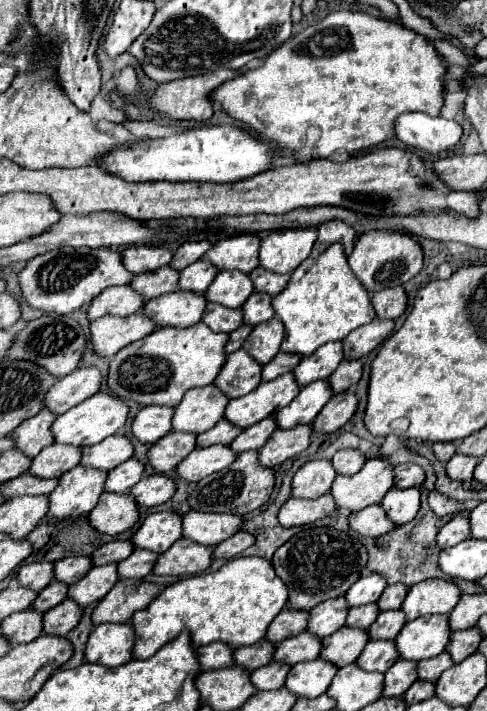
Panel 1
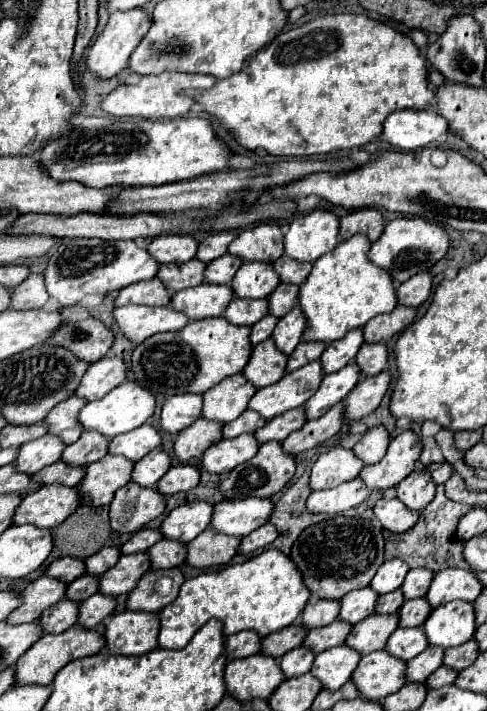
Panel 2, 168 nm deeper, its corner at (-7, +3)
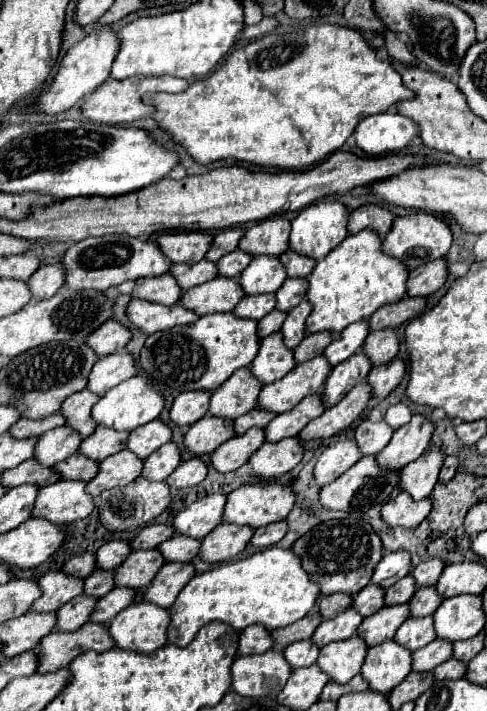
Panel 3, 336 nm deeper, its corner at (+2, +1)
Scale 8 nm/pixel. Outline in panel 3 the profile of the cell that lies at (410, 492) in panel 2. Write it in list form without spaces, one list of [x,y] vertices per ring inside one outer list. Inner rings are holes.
[[[434,445],[424,451],[416,461],[402,469],[402,489],[412,495],[412,499],[426,499],[438,481],[438,471],[444,463],[444,447]]]

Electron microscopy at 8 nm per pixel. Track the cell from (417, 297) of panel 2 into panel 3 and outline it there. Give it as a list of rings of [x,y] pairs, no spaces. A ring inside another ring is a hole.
[[[446,257],[442,259],[434,259],[426,265],[420,265],[416,269],[410,271],[410,279],[408,279],[408,295],[432,295],[434,291],[438,291],[448,277],[448,261]]]

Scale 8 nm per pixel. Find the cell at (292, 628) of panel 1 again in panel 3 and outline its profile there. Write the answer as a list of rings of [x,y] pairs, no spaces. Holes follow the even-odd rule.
[[[342,593],[324,595],[320,597],[320,613],[324,619],[332,619],[338,615],[338,611],[346,611],[352,605],[352,601],[354,599],[350,595],[342,595]]]

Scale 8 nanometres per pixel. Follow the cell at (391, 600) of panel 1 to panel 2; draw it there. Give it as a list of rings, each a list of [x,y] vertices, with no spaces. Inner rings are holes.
[[[411,569],[401,585],[405,599],[417,599],[417,597],[425,597],[429,583],[433,579],[433,573],[429,569]]]

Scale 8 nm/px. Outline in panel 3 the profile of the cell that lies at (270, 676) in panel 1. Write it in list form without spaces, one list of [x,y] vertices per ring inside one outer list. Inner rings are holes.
[[[308,639],[302,643],[292,643],[290,647],[286,647],[284,655],[292,669],[300,669],[300,667],[308,667],[308,665],[316,663],[316,659],[320,655],[320,647]]]

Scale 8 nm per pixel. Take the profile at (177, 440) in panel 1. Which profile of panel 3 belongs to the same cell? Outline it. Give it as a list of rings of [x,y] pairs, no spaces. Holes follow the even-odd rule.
[[[206,415],[200,421],[196,421],[190,431],[184,435],[184,445],[194,455],[208,455],[228,439],[232,439],[234,425],[228,419],[220,419],[214,415]]]

